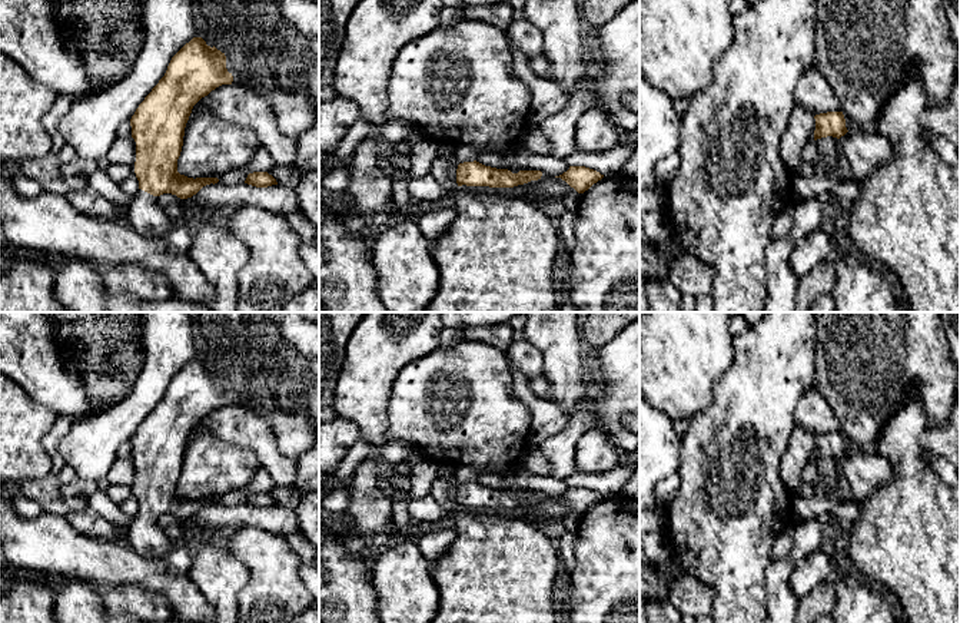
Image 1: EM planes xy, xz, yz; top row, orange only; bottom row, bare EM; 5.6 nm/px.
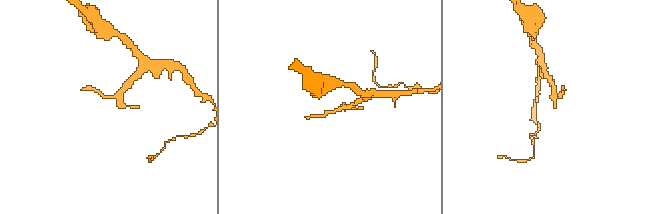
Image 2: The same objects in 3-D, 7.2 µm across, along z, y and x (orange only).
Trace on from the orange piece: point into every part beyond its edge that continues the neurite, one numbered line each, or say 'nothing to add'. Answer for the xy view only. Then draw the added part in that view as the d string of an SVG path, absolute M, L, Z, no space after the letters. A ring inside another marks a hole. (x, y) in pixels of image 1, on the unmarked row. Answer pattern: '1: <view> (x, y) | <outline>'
1: xy (146, 537) | M142 510L137 511L134 520L124 528L123 534L129 540L129 547L143 557L162 559L175 547L175 543L159 526L157 517Z

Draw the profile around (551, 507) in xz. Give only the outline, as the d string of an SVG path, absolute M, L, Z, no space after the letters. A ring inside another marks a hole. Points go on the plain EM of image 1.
M542 493L542 497L538 501L531 501L524 506L534 514L545 516L552 520L564 520L568 516L577 514L577 511L571 508L565 501L561 498L549 497L545 493Z

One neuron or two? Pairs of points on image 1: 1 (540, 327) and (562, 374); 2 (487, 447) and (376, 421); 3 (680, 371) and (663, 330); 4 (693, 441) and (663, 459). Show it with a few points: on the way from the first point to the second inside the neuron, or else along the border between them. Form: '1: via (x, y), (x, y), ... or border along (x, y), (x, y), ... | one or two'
1: via (551, 338), (562, 350), (562, 363) | one
2: border along (391, 391), (387, 440) | two
3: via (673, 361), (673, 340) | one
4: border along (681, 437), (680, 466), (676, 470) | two

